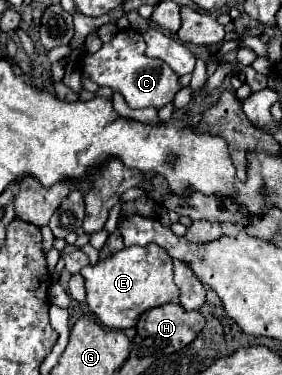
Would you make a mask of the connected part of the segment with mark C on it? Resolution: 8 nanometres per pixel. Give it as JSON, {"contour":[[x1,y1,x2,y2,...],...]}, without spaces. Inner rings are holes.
{"contour":[[136,31,116,33,112,41,102,45,100,51,96,51,94,55,84,55,82,67,96,85,112,87,112,89,120,91,132,109,138,109,138,107,160,109,166,103,174,101,174,95,182,89,178,83,180,77,172,69,168,69,168,65,164,61,150,59,144,55,144,41,140,37,140,33,136,33]]}

